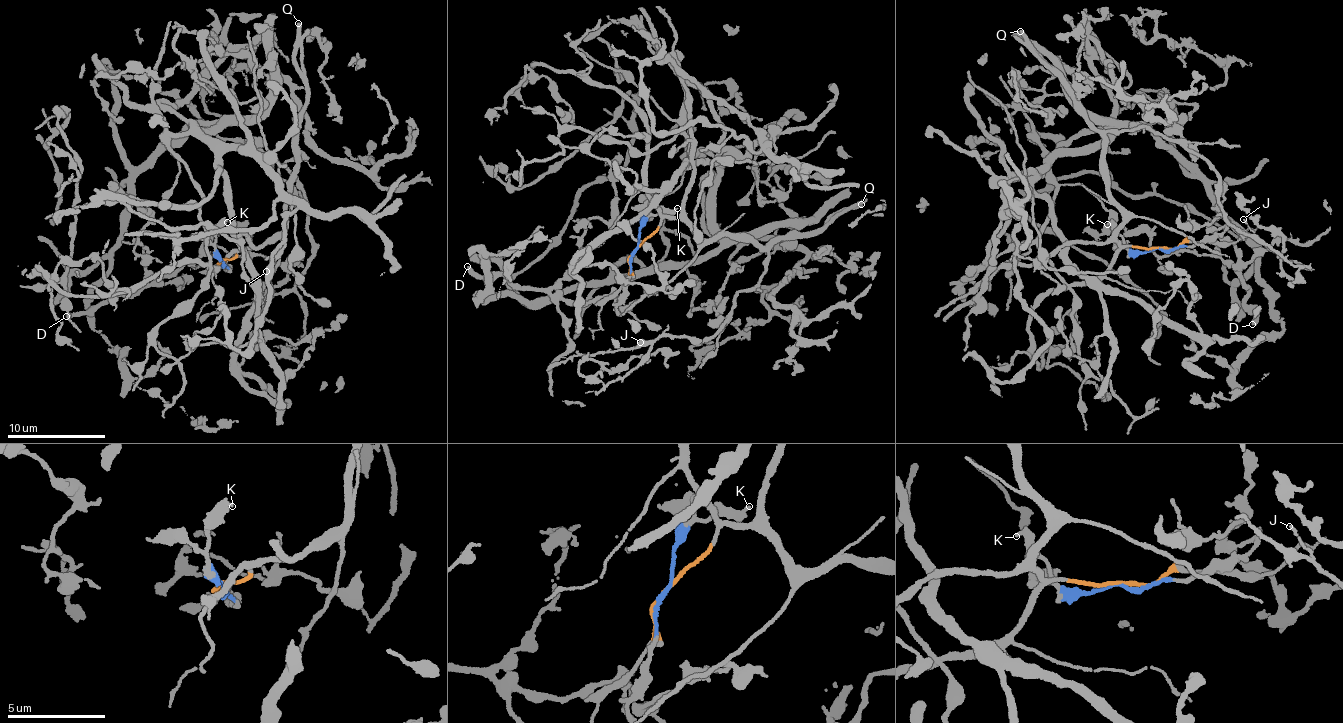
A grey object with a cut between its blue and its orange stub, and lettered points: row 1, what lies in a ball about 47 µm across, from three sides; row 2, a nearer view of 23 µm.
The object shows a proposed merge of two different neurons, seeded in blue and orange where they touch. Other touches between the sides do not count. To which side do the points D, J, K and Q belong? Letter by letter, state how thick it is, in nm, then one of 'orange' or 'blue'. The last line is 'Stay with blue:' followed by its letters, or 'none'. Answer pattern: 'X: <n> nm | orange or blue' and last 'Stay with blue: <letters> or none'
D: 320 nm | blue
J: 100 nm | orange
K: 240 nm | blue
Q: 280 nm | orange
Stay with blue: D, K

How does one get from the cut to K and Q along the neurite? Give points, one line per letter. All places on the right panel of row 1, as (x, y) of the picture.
K: (1158, 248), (1133, 252), (1109, 224), (1106, 225)
Q: (1158, 248), (1120, 246), (1117, 239), (1121, 212), (1106, 173), (1104, 133), (1067, 91), (1064, 77), (1019, 30)

